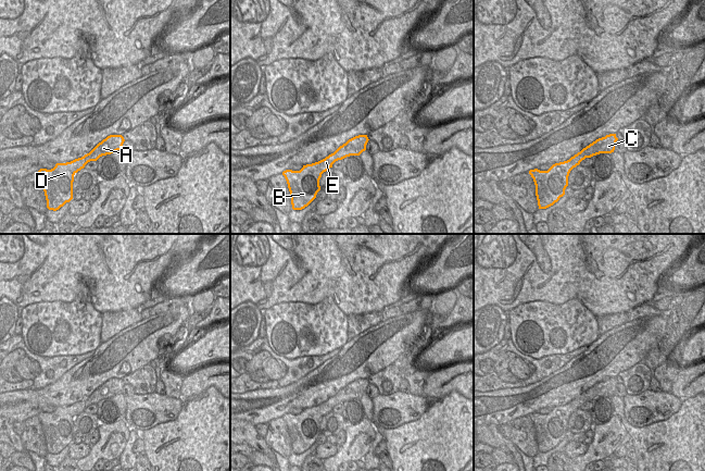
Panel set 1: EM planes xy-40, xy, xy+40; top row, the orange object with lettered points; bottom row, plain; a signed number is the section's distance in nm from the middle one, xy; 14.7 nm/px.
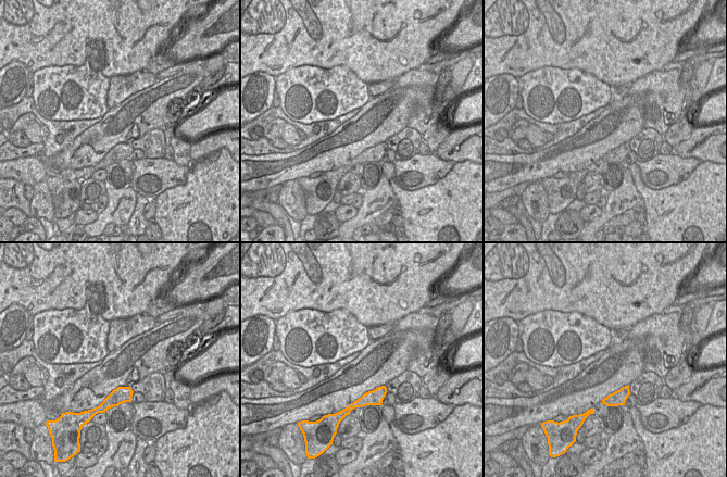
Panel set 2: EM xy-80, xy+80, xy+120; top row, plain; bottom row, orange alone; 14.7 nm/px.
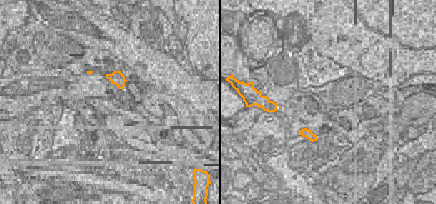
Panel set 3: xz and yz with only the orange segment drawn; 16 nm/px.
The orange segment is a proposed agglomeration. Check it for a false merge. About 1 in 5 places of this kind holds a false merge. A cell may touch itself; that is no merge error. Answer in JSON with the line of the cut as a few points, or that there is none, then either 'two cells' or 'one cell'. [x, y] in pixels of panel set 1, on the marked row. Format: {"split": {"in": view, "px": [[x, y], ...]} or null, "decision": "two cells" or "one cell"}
{"split": null, "decision": "one cell"}

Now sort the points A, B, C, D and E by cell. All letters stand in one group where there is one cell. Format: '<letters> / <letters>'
A B C D E

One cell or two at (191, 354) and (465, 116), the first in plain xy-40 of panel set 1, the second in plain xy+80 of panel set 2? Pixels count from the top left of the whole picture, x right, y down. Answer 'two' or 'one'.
one

